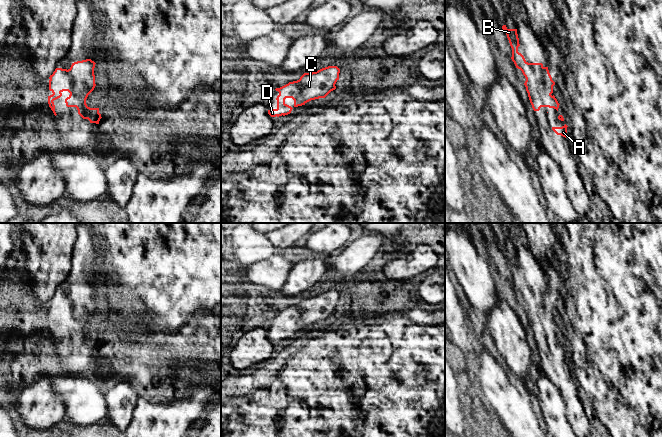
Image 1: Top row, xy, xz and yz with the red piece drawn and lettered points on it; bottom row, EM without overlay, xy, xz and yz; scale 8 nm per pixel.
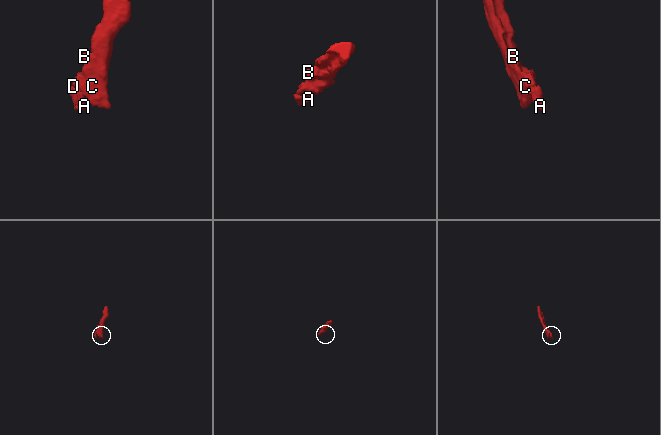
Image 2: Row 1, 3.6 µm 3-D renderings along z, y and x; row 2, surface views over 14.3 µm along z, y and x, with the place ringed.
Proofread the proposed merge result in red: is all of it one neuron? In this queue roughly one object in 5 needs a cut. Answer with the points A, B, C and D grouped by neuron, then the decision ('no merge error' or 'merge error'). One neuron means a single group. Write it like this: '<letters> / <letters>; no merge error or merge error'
A B C D; no merge error

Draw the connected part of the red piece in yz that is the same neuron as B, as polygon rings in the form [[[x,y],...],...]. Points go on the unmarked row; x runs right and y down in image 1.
[[[502,250],[512,272],[512,285],[516,292],[520,293],[526,302],[524,307],[532,332],[539,335],[541,331],[554,332],[558,335],[559,327],[553,317],[555,306],[549,297],[548,291],[542,287],[528,287],[524,280],[518,276],[519,262],[517,253],[508,253]]]

